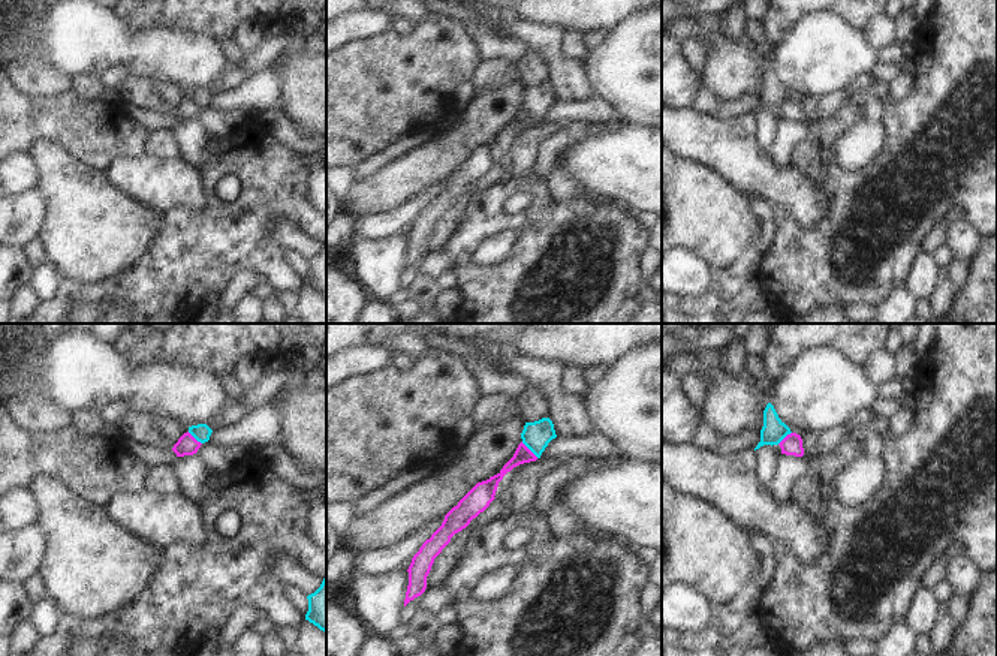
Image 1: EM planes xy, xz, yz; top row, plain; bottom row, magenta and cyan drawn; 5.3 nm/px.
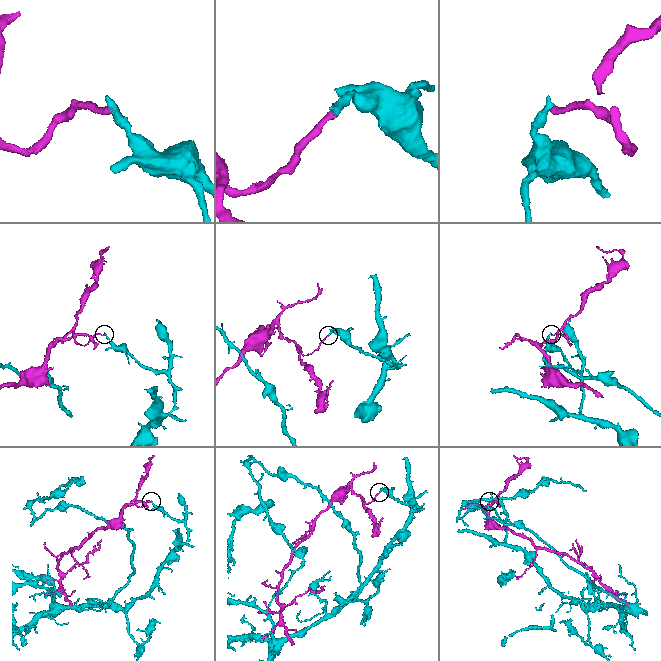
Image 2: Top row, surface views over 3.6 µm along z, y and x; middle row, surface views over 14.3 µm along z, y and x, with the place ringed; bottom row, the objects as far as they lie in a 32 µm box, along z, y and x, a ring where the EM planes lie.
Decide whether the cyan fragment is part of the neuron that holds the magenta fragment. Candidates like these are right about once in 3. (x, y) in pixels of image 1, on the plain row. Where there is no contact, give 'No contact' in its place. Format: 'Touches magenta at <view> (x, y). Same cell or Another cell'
Touches magenta at xz (529, 114). Another cell.

